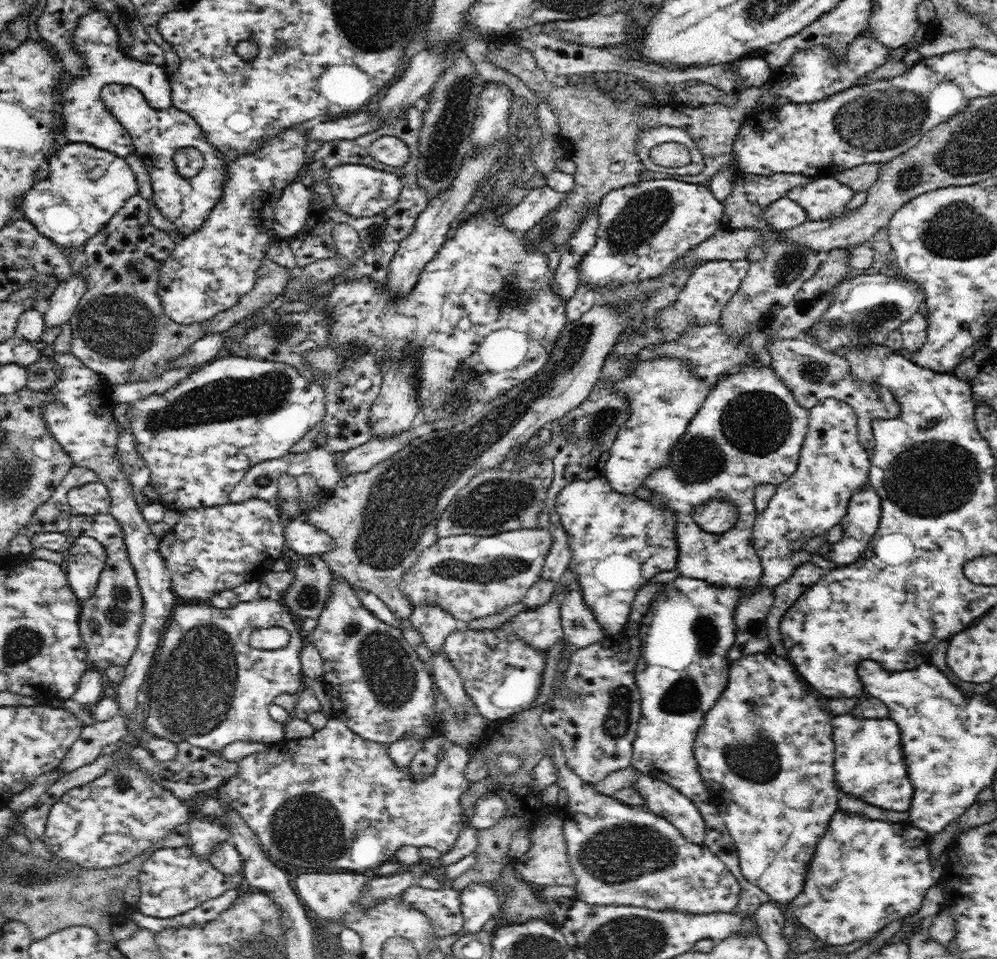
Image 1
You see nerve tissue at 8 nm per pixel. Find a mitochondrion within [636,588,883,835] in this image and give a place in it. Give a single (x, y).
(756, 760)

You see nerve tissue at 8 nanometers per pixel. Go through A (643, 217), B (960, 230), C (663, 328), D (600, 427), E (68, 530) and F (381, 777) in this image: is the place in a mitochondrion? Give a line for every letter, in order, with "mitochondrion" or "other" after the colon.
A: mitochondrion
B: mitochondrion
C: mitochondrion
D: mitochondrion
E: other
F: other

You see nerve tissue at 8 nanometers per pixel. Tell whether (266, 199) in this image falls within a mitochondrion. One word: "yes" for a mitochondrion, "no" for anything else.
no

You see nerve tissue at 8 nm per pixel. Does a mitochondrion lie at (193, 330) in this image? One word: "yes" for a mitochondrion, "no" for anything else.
no

